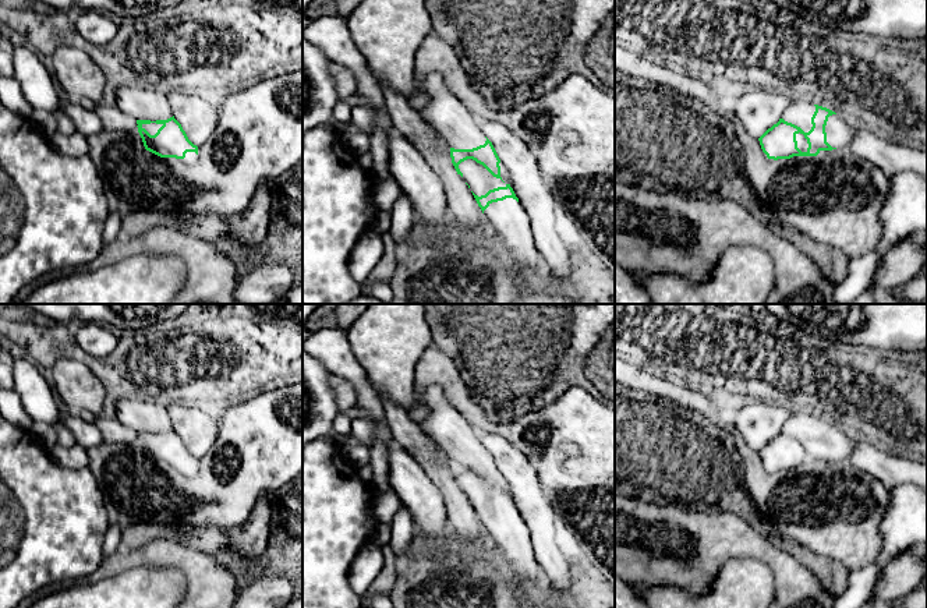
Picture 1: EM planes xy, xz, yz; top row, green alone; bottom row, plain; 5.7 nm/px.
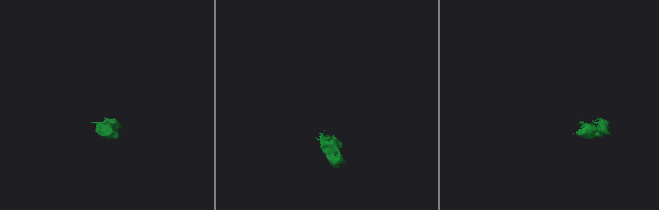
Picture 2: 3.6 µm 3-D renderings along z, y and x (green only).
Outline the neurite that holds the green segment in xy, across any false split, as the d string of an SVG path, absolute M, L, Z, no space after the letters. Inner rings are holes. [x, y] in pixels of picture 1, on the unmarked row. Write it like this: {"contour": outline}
{"contour": "M173 430L167 432L137 432L139 445L146 463L160 469L181 474L197 471L198 459L194 457L181 436Z"}

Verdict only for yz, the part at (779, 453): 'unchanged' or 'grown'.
grown

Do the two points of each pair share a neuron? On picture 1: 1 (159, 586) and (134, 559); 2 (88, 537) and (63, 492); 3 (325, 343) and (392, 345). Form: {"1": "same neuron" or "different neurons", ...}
{"1": "different neurons", "2": "same neuron", "3": "different neurons"}

